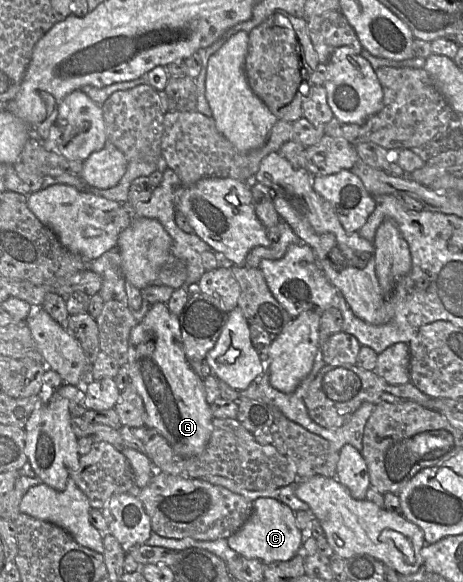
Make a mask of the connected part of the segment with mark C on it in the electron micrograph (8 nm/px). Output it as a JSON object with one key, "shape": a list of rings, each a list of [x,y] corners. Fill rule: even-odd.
{"shape":[[[258,498],[244,525],[227,539],[229,547],[240,556],[258,559],[264,564],[292,559],[303,545],[302,531],[297,527],[295,512],[287,505],[272,498]]]}

